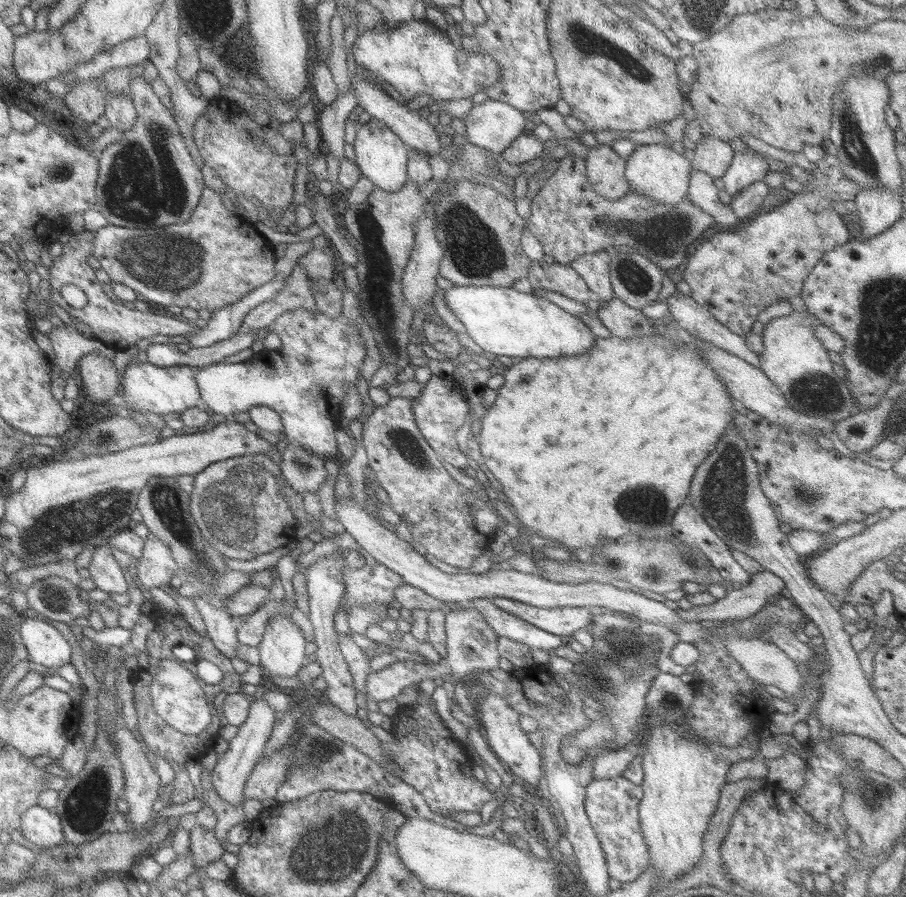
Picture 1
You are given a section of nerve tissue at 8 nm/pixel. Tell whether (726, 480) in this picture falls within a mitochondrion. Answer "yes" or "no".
yes

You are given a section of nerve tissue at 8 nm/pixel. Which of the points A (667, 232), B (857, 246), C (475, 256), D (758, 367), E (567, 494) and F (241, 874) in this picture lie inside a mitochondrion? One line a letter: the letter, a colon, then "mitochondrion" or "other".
A: mitochondrion
B: other
C: mitochondrion
D: other
E: other
F: other

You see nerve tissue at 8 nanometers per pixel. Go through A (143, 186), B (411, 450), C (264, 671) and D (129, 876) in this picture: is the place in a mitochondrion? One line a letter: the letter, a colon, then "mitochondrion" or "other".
A: mitochondrion
B: mitochondrion
C: other
D: other

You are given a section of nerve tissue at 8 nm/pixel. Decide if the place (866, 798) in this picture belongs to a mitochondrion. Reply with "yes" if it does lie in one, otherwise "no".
yes

